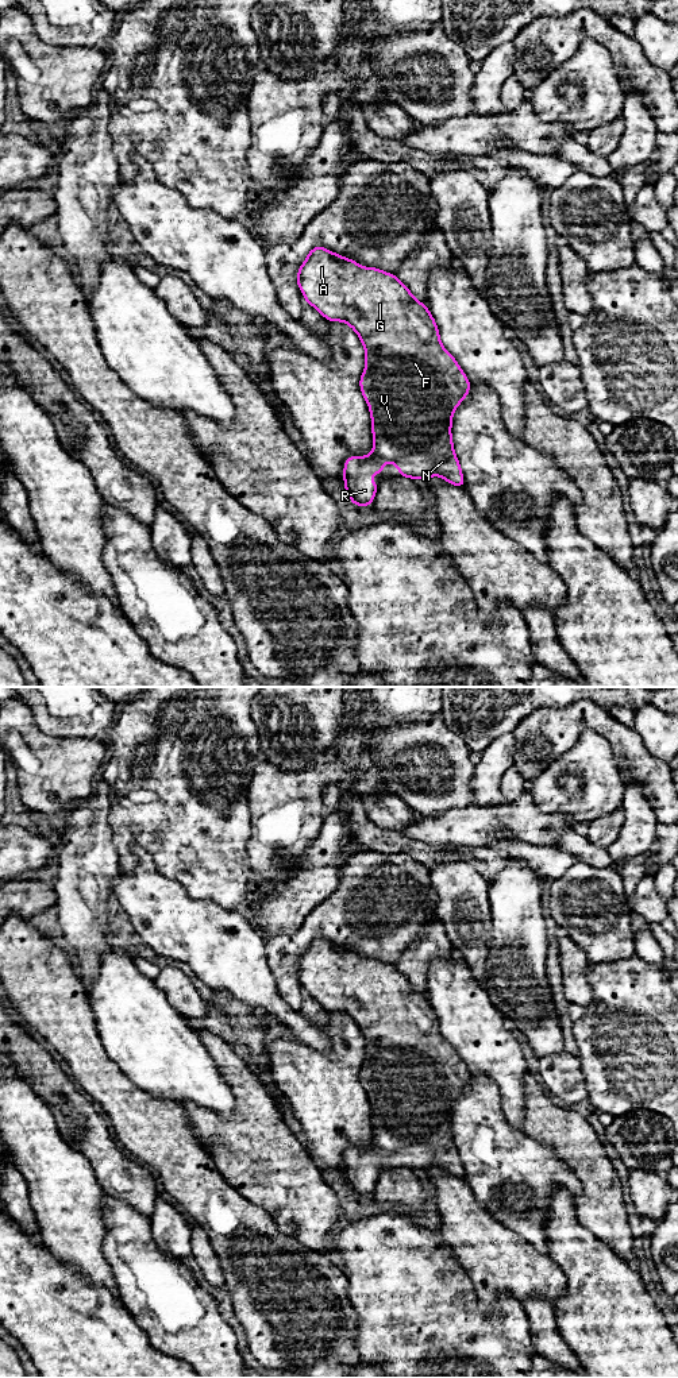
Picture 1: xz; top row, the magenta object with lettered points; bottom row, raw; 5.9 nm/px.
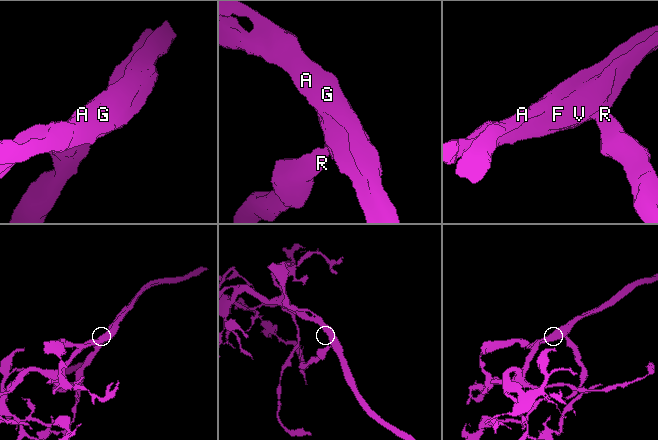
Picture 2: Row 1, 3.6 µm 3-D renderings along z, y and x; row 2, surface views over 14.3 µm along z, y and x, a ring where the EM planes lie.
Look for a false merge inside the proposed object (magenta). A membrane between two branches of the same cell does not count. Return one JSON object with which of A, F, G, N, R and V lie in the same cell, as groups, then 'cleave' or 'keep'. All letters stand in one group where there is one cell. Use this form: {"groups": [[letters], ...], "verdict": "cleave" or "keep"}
{"groups": [["A", "F", "G", "N", "R", "V"]], "verdict": "keep"}

